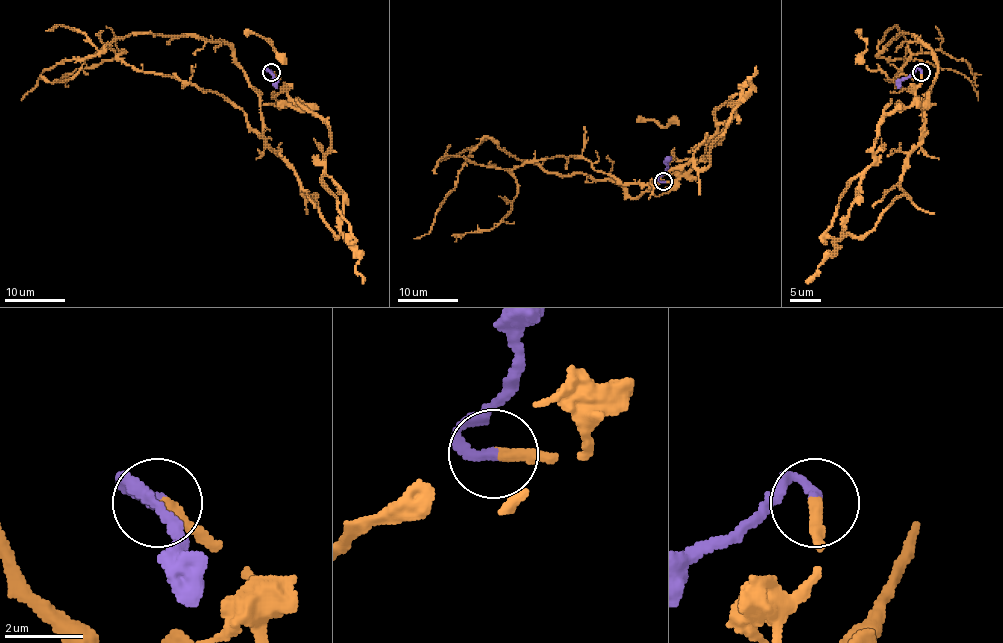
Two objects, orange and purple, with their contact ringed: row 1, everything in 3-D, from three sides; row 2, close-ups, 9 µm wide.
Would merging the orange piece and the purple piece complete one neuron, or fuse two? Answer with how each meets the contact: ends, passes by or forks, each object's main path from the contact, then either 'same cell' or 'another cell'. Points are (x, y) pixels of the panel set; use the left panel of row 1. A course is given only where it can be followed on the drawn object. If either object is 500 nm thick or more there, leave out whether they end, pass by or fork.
orange ends | purple ends | orange via (271, 71), (327, 126), (338, 236), (265, 141), (260, 94), (227, 44), (117, 37), (45, 68), (21, 100) | purple via (271, 71), (266, 68), (274, 76), (276, 88) | same cell

